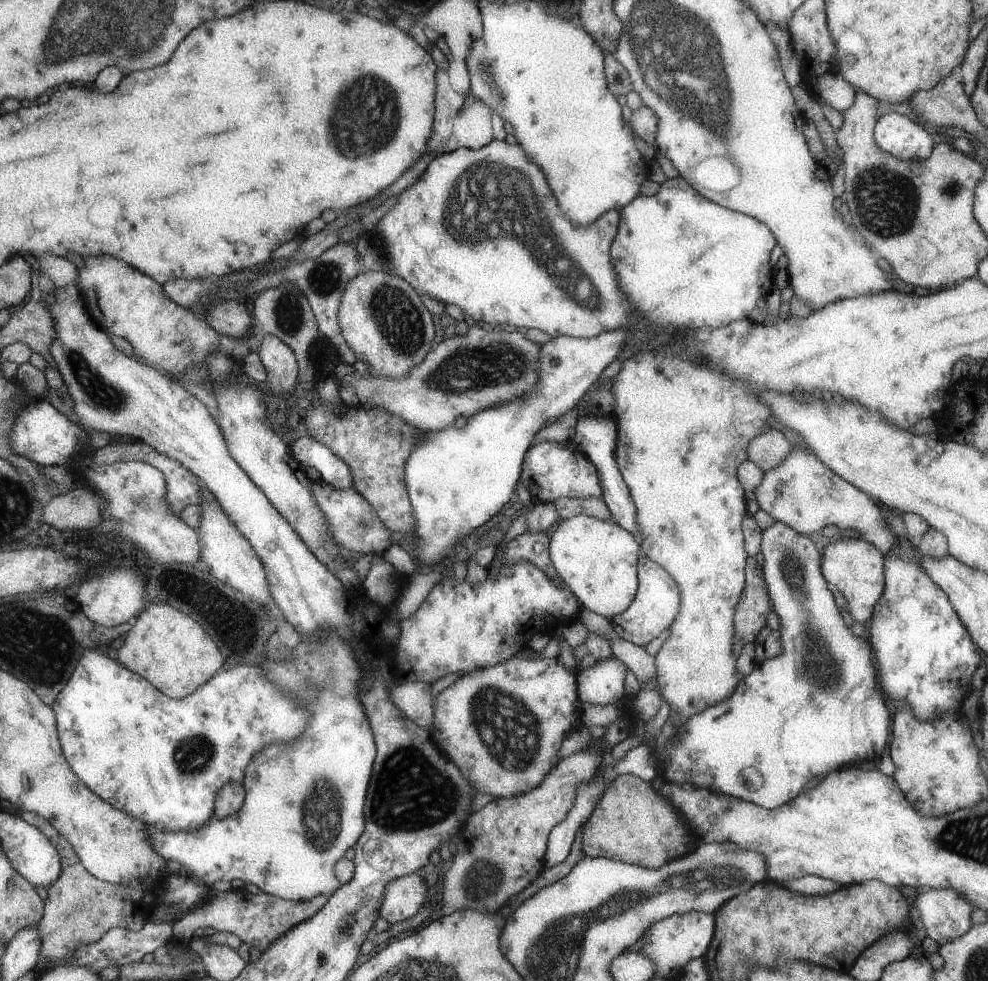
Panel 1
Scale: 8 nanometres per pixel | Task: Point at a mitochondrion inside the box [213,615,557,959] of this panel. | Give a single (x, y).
(407, 776)

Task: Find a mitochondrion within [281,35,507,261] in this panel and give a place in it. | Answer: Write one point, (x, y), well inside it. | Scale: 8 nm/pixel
(354, 135)

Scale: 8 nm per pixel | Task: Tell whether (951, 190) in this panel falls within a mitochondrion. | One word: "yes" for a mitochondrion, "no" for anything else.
yes

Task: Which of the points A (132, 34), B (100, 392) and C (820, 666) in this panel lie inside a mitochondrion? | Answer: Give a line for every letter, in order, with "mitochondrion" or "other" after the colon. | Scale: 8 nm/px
A: mitochondrion
B: mitochondrion
C: mitochondrion

